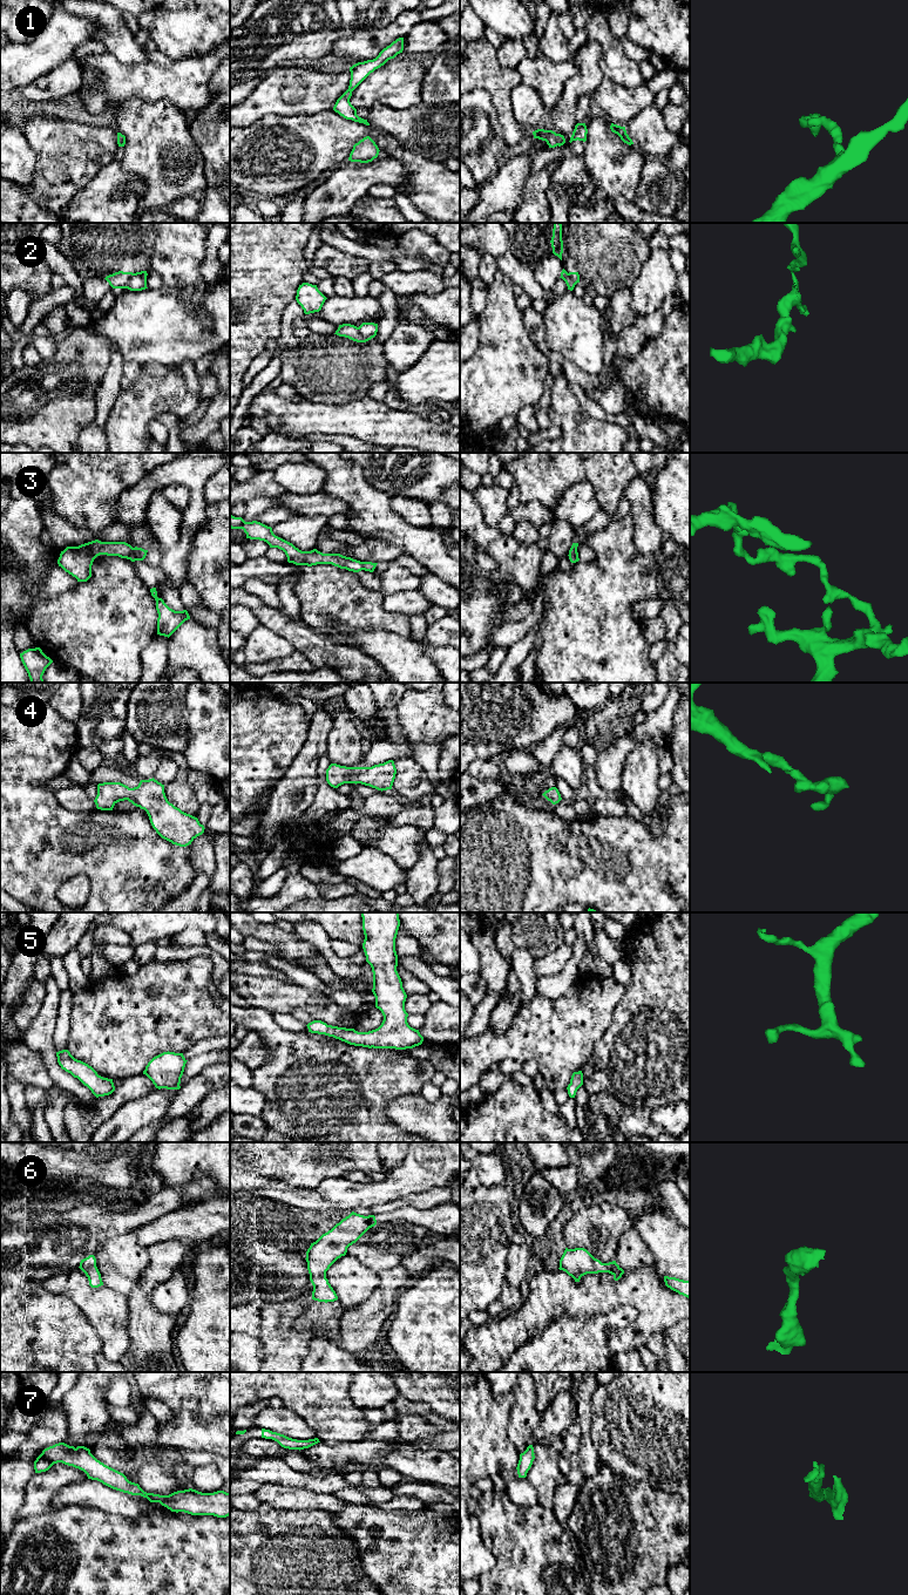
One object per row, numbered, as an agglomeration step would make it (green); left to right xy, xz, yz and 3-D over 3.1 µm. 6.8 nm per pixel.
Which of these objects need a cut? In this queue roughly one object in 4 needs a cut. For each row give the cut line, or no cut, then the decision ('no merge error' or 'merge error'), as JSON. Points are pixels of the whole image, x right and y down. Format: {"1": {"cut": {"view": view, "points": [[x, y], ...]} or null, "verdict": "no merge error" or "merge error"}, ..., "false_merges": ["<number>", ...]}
{"1": {"cut": null, "verdict": "no merge error"}, "2": {"cut": {"view": "xz", "points": [[357, 327], [367, 340]]}, "verdict": "merge error"}, "3": {"cut": {"view": "xy", "points": [[134, 548], [129, 558]]}, "verdict": "merge error"}, "4": {"cut": null, "verdict": "no merge error"}, "5": {"cut": null, "verdict": "no merge error"}, "6": {"cut": null, "verdict": "no merge error"}, "7": {"cut": null, "verdict": "no merge error"}, "false_merges": ["2", "3"]}

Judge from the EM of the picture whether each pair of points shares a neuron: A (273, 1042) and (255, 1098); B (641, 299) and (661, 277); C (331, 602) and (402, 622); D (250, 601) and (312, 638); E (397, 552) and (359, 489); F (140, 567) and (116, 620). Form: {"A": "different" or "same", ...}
{"A": "different", "B": "same", "C": "same", "D": "same", "E": "different", "F": "different"}

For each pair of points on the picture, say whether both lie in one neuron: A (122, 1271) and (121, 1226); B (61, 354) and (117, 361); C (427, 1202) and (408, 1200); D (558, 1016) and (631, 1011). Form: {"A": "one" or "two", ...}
{"A": "two", "B": "two", "C": "one", "D": "two"}

